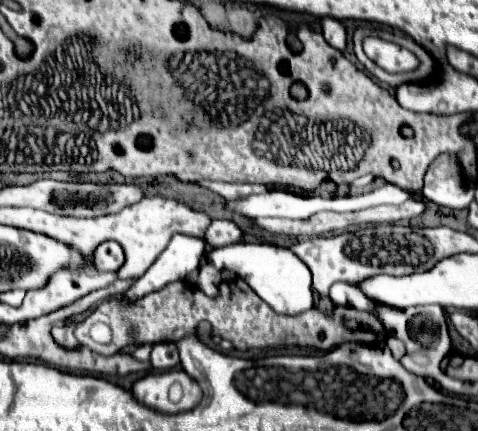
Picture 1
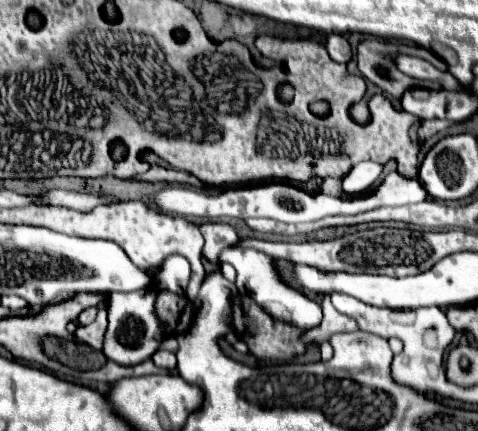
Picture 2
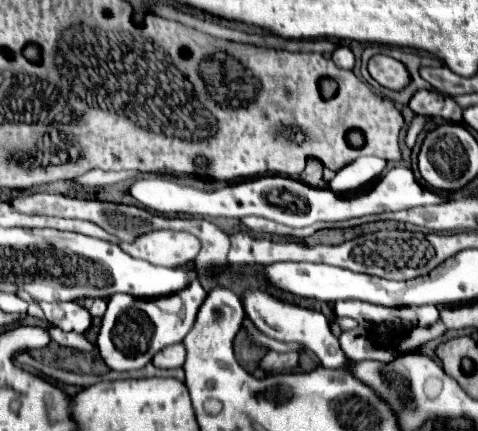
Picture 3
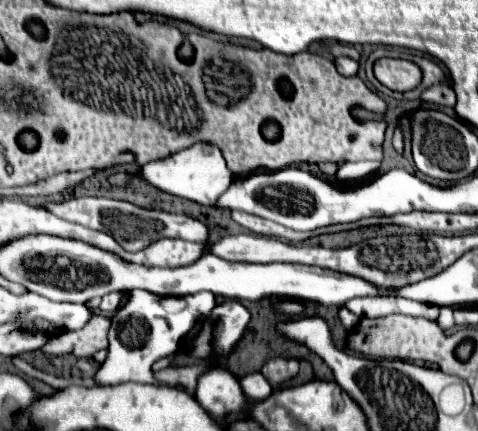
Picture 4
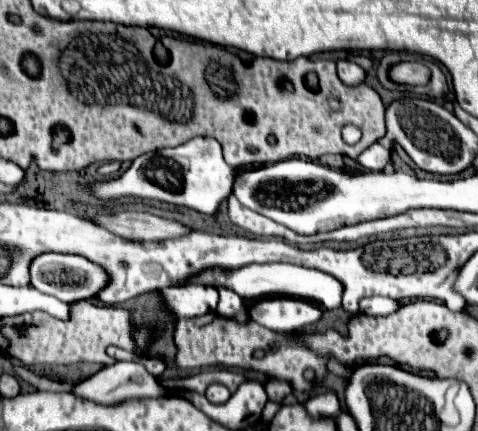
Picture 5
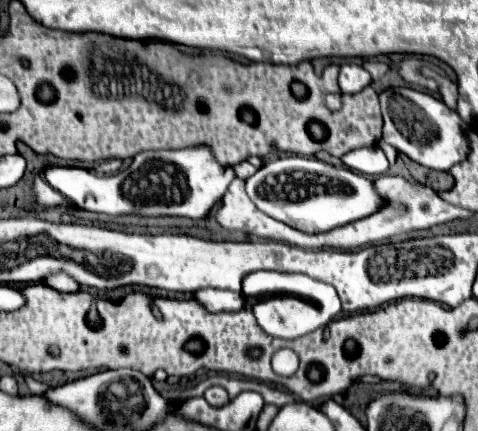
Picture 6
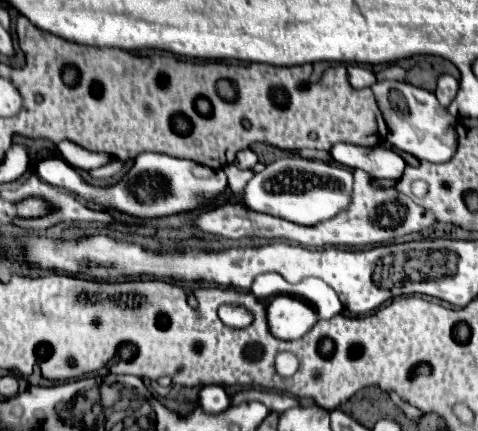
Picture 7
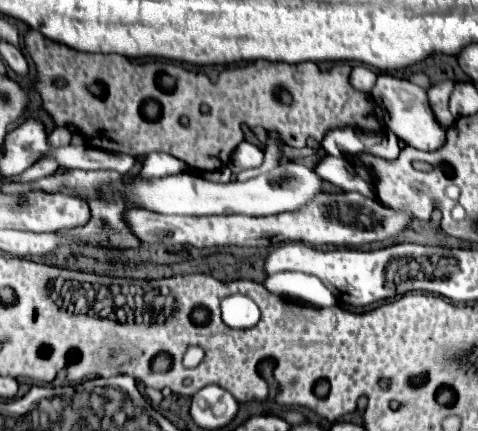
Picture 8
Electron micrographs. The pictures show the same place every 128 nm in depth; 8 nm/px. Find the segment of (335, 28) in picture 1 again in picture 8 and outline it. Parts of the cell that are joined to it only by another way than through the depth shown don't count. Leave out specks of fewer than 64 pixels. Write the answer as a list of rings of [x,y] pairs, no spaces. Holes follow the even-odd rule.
[[[356,64],[352,68],[352,74],[350,74],[350,84],[354,90],[370,94],[374,84],[376,84],[376,72],[364,64]]]

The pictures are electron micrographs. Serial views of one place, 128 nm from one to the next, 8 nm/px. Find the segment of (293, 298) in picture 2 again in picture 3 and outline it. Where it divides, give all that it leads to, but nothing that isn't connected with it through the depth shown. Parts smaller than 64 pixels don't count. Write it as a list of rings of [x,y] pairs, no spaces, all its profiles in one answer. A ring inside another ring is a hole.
[[[246,290],[246,294],[244,294],[244,308],[246,308],[248,318],[254,322],[254,326],[260,332],[264,332],[266,336],[270,336],[274,340],[296,342],[296,344],[312,350],[318,356],[318,360],[320,360],[320,364],[324,368],[332,366],[332,356],[344,354],[340,344],[338,344],[338,340],[334,338],[334,334],[332,334],[332,330],[328,326],[326,316],[320,314],[320,312],[286,304],[286,302],[270,296],[268,292],[262,292],[262,290]]]

